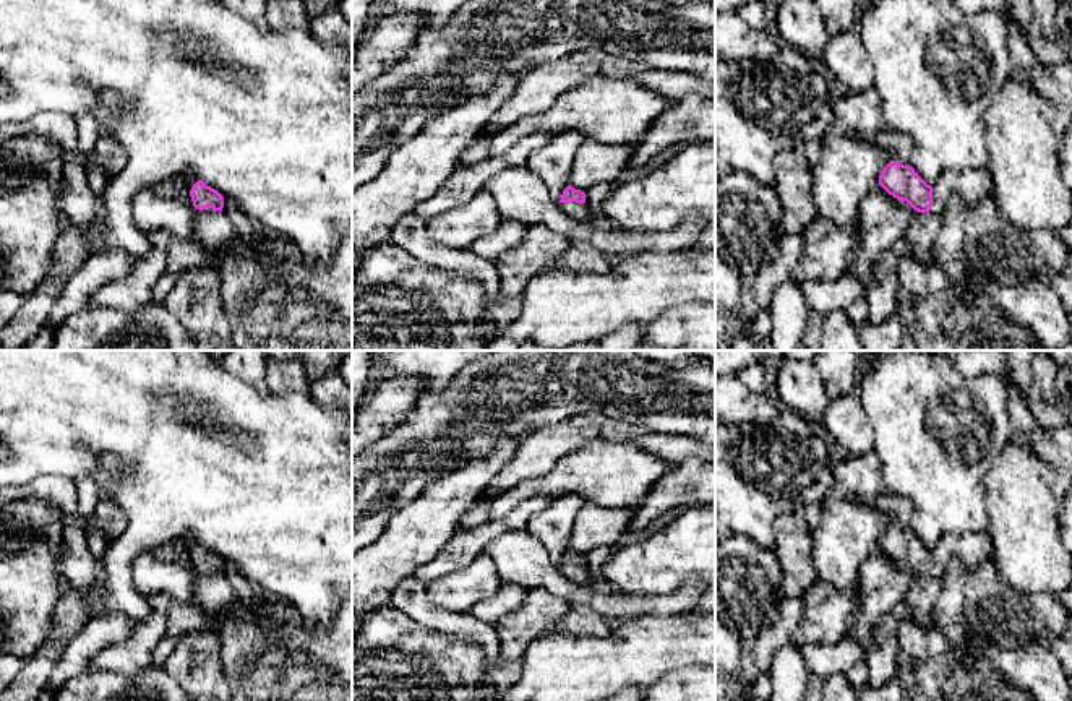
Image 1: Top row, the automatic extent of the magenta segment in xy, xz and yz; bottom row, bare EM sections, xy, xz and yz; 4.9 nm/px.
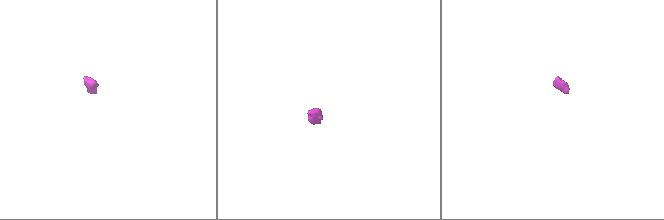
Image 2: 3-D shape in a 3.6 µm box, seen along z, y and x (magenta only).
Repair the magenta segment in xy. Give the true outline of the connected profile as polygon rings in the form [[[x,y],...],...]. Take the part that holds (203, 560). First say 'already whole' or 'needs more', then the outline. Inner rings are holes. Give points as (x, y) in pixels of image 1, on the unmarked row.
needs more; [[[185,537],[183,542],[190,553],[193,570],[198,573],[199,579],[208,578],[208,576],[222,574],[224,560],[217,553],[208,550],[201,544],[199,537]]]

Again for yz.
needs more; [[[850,493],[847,497],[890,518],[890,526],[879,539],[879,548],[918,576],[941,578],[954,557],[963,561],[967,573],[975,573],[994,555],[988,532],[942,534],[936,547],[928,548],[910,529],[913,505],[907,497],[895,493],[873,498]]]

